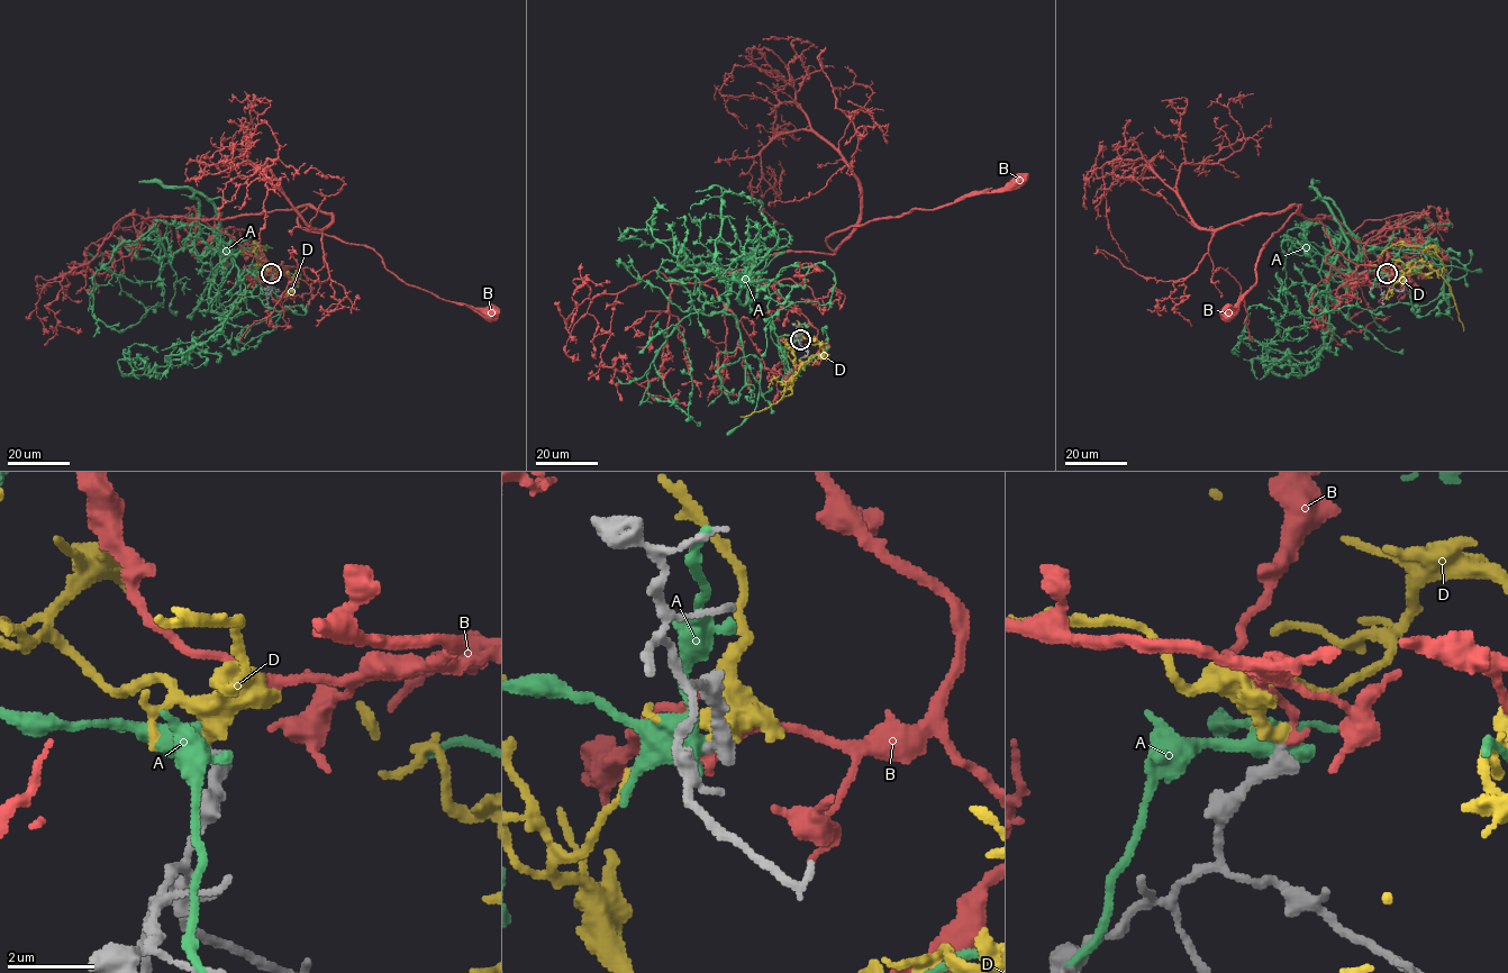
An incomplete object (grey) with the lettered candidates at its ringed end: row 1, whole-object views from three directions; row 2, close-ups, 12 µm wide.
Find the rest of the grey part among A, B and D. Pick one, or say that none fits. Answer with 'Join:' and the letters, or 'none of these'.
Join: B

